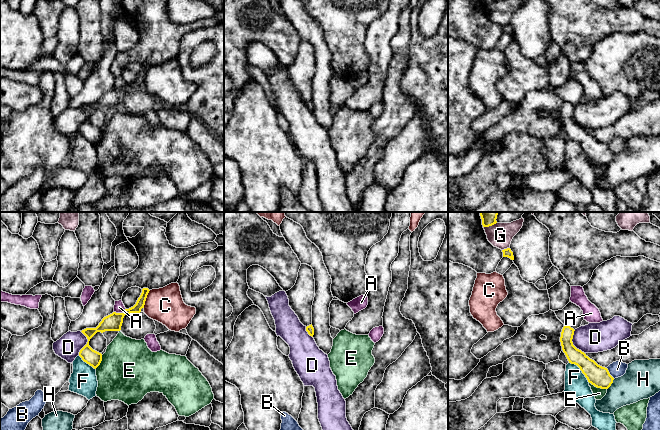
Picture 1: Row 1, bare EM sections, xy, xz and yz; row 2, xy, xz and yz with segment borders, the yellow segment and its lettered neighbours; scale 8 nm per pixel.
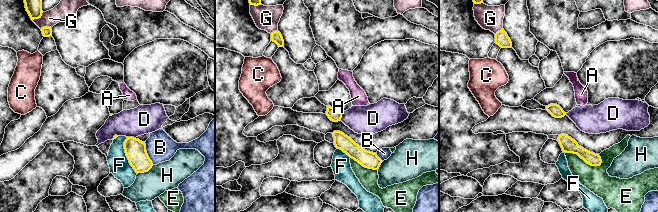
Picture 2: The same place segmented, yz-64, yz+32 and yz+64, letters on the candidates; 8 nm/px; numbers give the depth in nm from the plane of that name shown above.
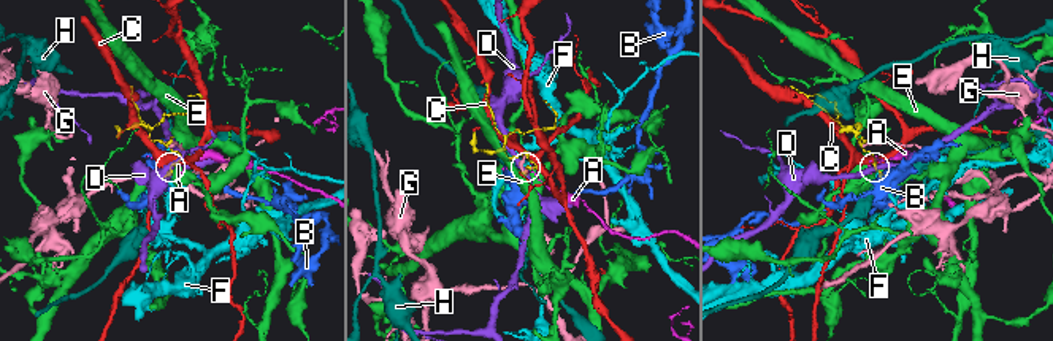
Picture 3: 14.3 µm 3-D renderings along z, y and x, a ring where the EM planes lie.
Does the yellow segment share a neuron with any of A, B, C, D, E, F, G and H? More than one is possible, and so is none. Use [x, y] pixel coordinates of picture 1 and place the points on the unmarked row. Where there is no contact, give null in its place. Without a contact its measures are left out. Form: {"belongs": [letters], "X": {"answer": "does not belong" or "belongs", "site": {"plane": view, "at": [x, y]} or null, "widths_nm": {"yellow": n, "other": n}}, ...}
{"belongs": ["E"], "A": {"answer": "does not belong", "site": {"plane": "xy", "at": [120, 89]}, "widths_nm": {"yellow": 140, "other": 90}}, "B": {"answer": "does not belong", "site": {"plane": "yz", "at": [609, 149]}, "widths_nm": {"yellow": 170, "other": 130}}, "C": {"answer": "does not belong", "site": {"plane": "xy", "at": [145, 75]}, "widths_nm": {"yellow": 70, "other": 280}}, "D": {"answer": "does not belong", "site": {"plane": "yz", "at": [572, 119]}, "widths_nm": {"yellow": 140, "other": 240}}, "E": {"answer": "belongs", "site": {"plane": "yz", "at": [598, 163]}, "widths_nm": {"yellow": 170, "other": 90}}, "F": {"answer": "does not belong", "site": {"plane": "yz", "at": [580, 145]}, "widths_nm": {"yellow": 170, "other": 190}}, "G": {"answer": "does not belong", "site": {"plane": "yz", "at": [505, 25]}, "widths_nm": {"yellow": 70, "other": 190}}, "H": {"answer": "does not belong", "site": {"plane": "yz", "at": [611, 159]}, "widths_nm": {"yellow": 170, "other": 280}}}

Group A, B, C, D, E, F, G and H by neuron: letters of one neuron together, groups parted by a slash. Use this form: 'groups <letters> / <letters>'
groups A / B / C / D / E / F / G / H

